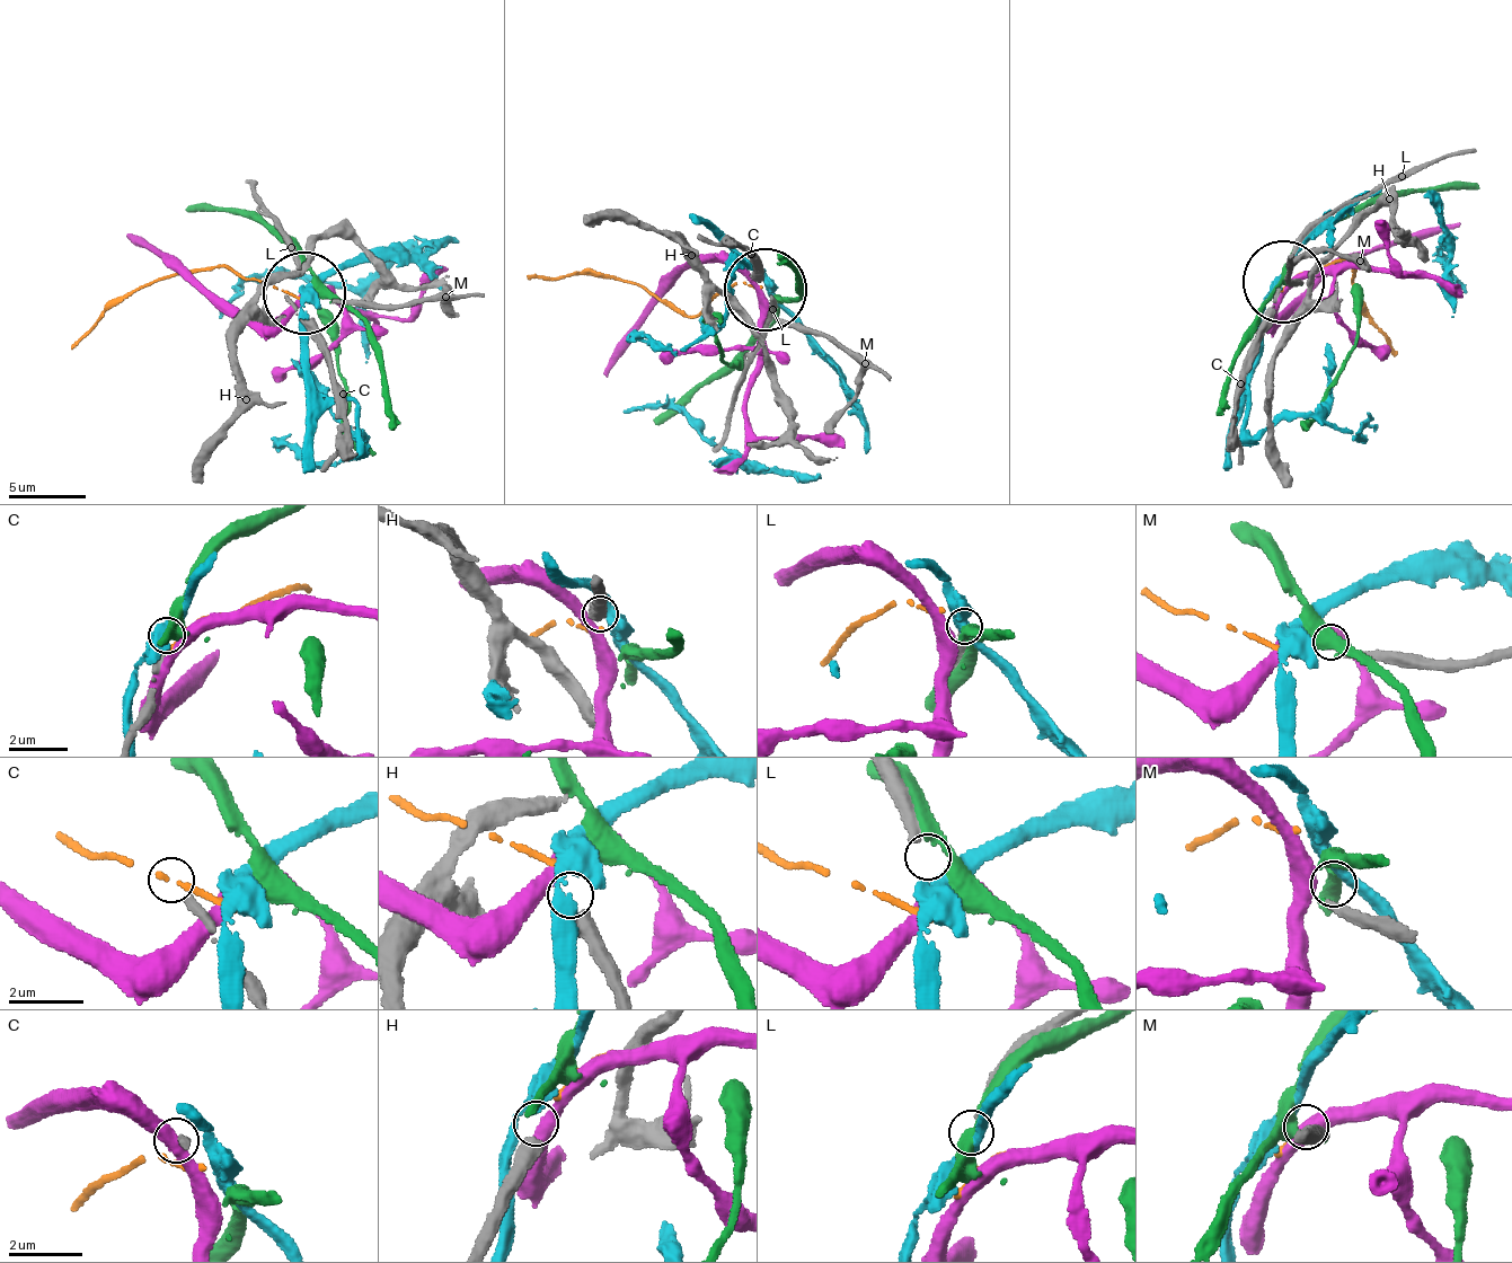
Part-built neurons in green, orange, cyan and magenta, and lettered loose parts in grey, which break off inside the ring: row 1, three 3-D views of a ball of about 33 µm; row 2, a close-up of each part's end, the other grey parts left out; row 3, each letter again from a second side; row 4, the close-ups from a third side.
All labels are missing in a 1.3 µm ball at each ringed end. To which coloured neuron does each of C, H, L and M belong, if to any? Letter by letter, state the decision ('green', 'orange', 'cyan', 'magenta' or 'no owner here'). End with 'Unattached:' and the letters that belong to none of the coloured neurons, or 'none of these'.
C: no owner here
H: no owner here
L: cyan
M: green
Unattached: C, H

